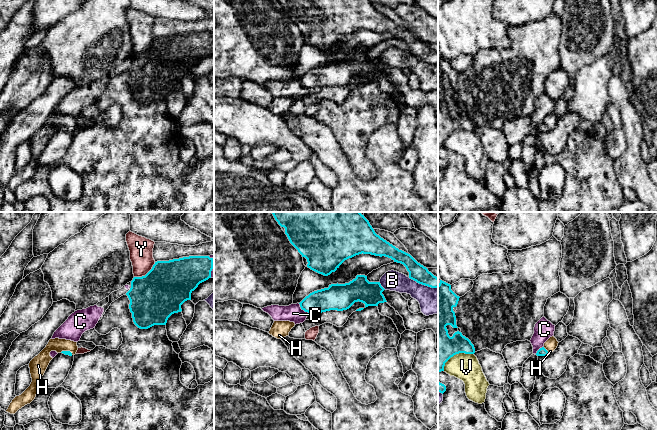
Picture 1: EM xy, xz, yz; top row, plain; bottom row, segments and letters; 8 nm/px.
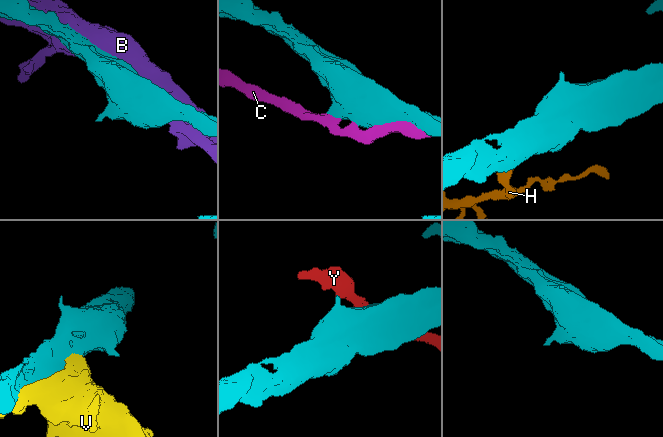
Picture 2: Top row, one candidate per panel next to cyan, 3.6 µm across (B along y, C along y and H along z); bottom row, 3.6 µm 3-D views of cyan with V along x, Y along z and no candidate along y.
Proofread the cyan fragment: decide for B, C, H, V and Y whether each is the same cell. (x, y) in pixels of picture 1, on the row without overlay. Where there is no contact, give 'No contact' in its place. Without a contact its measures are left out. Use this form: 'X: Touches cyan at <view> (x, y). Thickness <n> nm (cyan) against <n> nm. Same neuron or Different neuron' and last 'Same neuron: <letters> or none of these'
B: Touches cyan at xz (380, 61). Thickness 190 nm (cyan) against 160 nm. Different neuron
C: Touches cyan at xz (302, 85). Thickness 190 nm (cyan) against 140 nm. Different neuron
H: Touches cyan at yz (546, 126). Thickness 70 nm (cyan) against 100 nm. Same neuron
V: Touches cyan at yz (455, 130). Thickness 260 nm (cyan) against 220 nm. Different neuron
Y: Touches cyan at xy (146, 50). Thickness 380 nm (cyan) against 190 nm. Different neuron
Same neuron: H

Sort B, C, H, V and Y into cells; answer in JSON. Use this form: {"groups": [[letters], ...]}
{"groups": [["B"], ["C"], ["H"], ["V"], ["Y"]]}

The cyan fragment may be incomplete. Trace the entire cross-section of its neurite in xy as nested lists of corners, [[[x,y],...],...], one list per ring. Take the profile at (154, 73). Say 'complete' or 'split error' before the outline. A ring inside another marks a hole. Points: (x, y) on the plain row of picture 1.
complete | [[[189,32],[169,37],[157,37],[152,45],[142,53],[134,53],[131,64],[126,69],[130,76],[129,85],[134,100],[140,105],[154,101],[166,101],[168,94],[181,88],[181,81],[191,76],[191,69],[198,61],[211,54],[213,34],[209,32]]]

